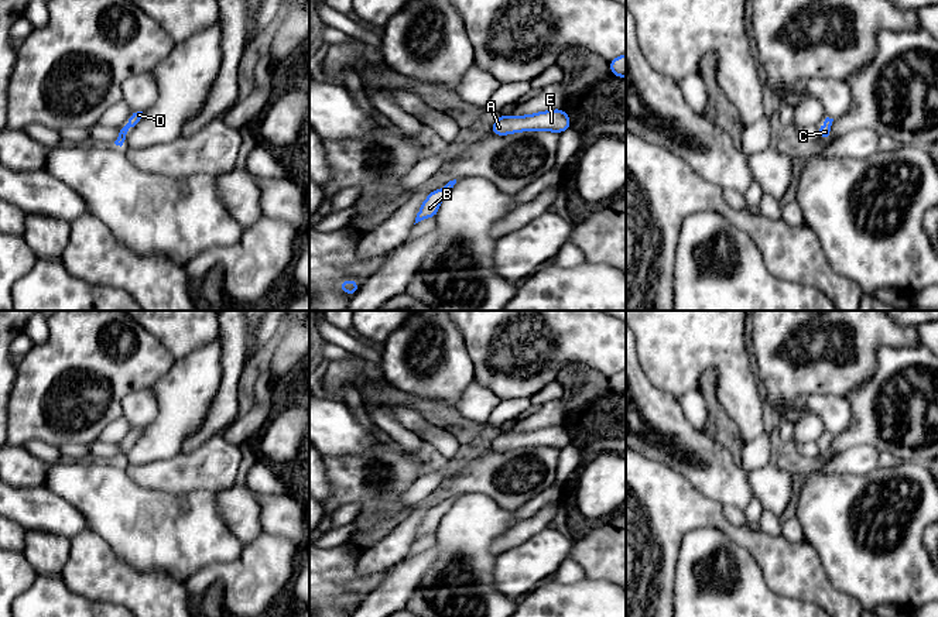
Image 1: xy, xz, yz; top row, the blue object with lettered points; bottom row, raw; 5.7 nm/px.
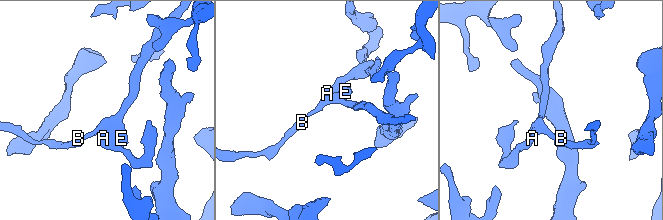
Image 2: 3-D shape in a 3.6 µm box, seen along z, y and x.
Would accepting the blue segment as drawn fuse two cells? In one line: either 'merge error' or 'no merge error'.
no merge error

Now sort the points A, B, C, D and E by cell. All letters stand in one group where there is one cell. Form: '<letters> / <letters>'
A B C D E

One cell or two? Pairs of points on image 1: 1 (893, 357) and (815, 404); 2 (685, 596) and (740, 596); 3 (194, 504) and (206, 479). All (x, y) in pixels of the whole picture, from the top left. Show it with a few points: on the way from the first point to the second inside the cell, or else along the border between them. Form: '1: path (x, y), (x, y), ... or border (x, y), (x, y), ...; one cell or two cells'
1: border (845, 398), (849, 405), (851, 424), (841, 431); two cells
2: path (699, 599), (726, 599); one cell
3: border (167, 492), (216, 493); two cells

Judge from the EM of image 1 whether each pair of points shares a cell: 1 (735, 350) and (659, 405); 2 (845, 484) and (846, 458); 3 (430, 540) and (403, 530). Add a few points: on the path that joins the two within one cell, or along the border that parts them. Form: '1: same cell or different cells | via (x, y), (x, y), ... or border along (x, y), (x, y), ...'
1: different cells | border along (646, 374), (657, 387), (677, 397)
2: different cells | border along (877, 466), (865, 473), (821, 473), (817, 469)
3: different cells | border along (414, 541), (404, 558)

